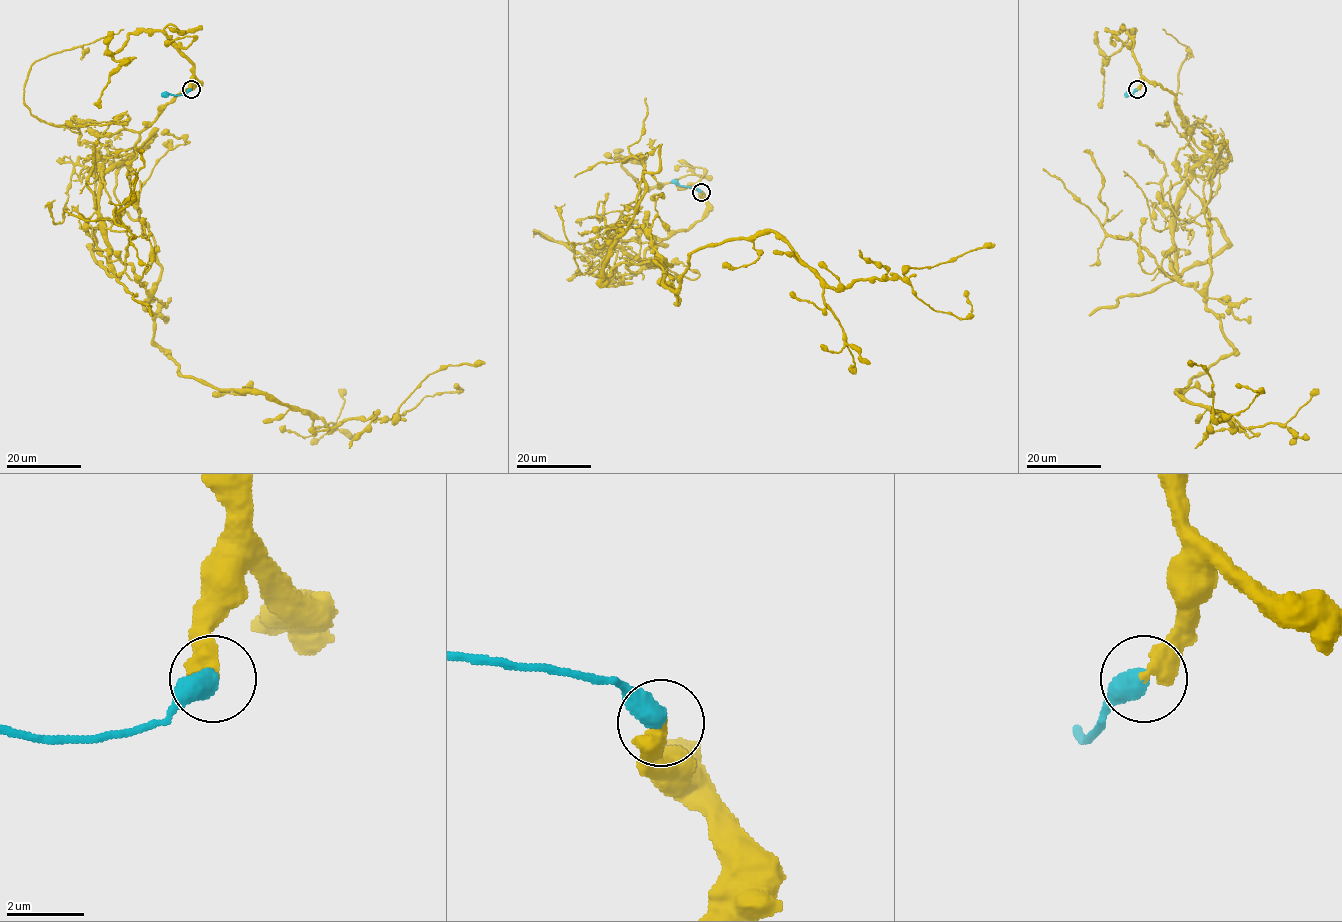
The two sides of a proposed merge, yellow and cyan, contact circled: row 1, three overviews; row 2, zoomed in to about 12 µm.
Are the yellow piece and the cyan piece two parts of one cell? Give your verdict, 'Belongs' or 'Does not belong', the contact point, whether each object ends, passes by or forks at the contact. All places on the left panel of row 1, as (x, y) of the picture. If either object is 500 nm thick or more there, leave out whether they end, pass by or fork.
Belongs. Place: (191, 89)

